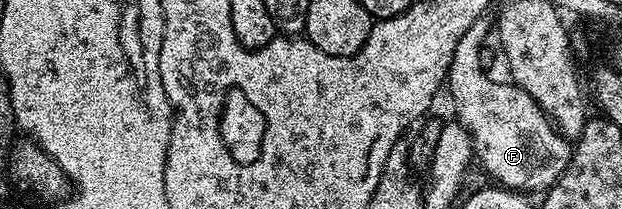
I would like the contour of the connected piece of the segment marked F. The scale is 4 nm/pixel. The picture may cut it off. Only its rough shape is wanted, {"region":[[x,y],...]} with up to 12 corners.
{"region":[[490,17],[447,69],[488,179],[546,192],[573,146],[522,88],[479,71]]}

